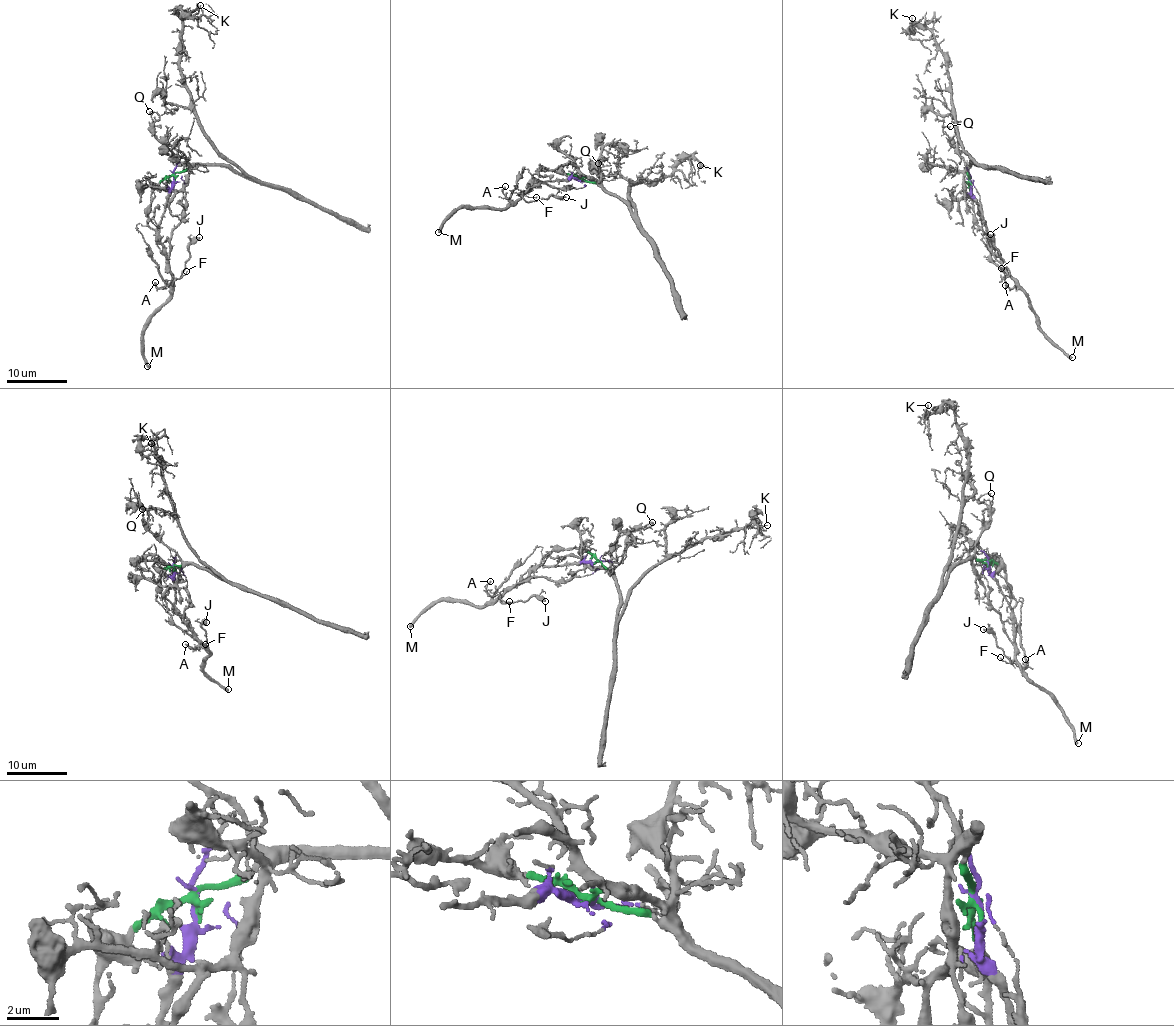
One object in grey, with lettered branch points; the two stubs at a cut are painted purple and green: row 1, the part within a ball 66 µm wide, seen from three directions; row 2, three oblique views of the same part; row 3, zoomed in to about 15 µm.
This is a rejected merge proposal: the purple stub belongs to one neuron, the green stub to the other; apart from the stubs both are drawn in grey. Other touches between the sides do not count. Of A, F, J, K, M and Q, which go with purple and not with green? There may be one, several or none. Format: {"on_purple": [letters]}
{"on_purple": ["A", "F", "J", "M"]}

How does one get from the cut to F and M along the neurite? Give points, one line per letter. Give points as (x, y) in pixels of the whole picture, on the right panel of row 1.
F: (971, 182), (971, 192), (988, 242), (998, 251), (1005, 277), (1001, 268)
M: (971, 182), (971, 192), (988, 242), (998, 251), (1004, 270), (1025, 292), (1037, 327), (1072, 357)

